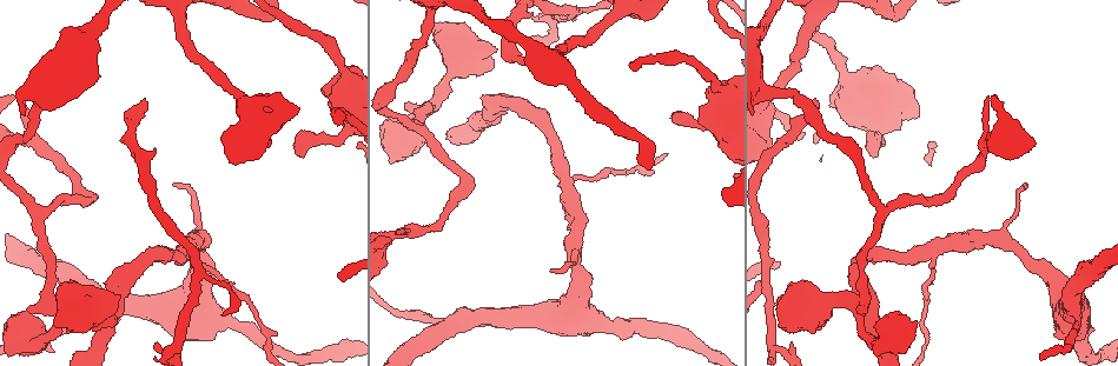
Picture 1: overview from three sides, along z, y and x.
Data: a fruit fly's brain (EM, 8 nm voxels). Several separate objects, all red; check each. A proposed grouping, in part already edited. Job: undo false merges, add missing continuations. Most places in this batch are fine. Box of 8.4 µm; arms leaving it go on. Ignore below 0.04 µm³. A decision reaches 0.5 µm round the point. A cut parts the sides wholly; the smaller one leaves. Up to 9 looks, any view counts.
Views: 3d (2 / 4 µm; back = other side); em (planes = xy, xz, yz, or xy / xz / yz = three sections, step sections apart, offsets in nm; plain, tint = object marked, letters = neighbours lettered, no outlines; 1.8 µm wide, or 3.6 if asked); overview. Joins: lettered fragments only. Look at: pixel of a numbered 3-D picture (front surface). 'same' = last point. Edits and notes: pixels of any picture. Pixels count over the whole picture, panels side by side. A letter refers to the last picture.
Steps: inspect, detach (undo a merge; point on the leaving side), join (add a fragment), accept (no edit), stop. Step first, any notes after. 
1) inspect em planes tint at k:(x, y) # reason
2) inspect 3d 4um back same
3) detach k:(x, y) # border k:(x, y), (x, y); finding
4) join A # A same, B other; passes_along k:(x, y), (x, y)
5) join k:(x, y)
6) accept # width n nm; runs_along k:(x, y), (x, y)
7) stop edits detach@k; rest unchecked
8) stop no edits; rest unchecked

inspect 3d 2um at 1:(988, 97) # free end

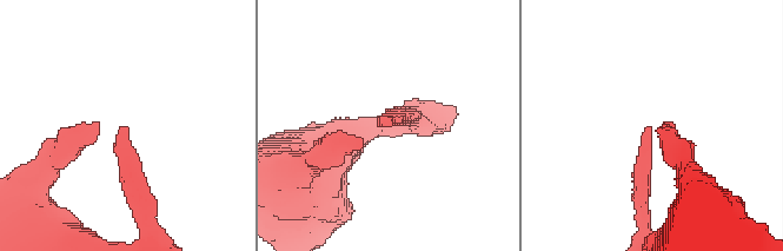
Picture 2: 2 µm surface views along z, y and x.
inspect em planes letters at 2:(385, 125)

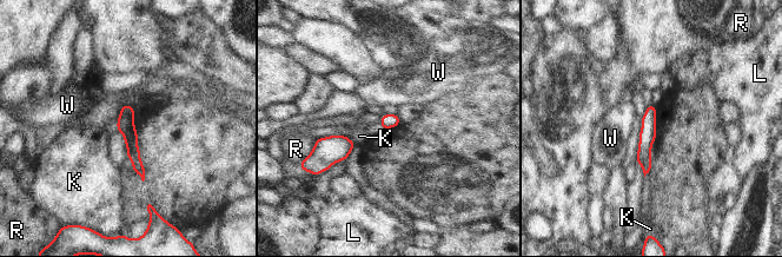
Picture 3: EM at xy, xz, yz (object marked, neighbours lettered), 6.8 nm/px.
accept # longest_contact K 90 nm; K other, L other, R other, W other; runs_along 3:(126, 107), (126, 129), (141, 173); none of them fits

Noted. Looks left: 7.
inspect em xz step 16 letters at 1:(143, 101) # branch stops here

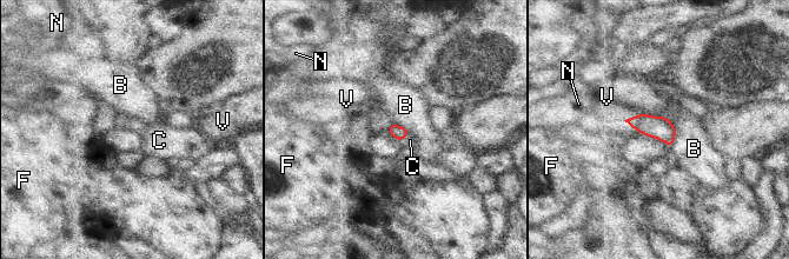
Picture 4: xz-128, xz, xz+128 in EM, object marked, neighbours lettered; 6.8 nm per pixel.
join C # longest_contact V 300 nm; B other, C same, F other, N other, V other; passes_along 4:(398, 132), (404, 135), (410, 140); the cell continues

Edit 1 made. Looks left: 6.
inspect 3d 2um at 1:(535, 38) # tapers out

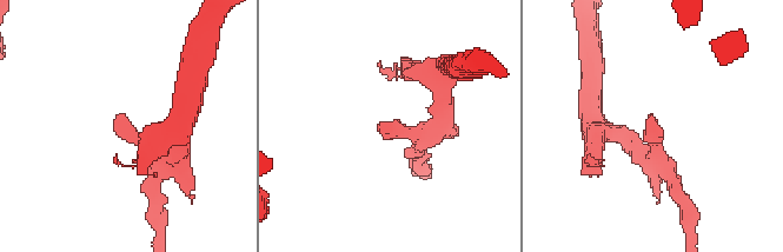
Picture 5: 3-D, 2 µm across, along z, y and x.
inspect em planes letters at 5:(115, 114) # need the tissue

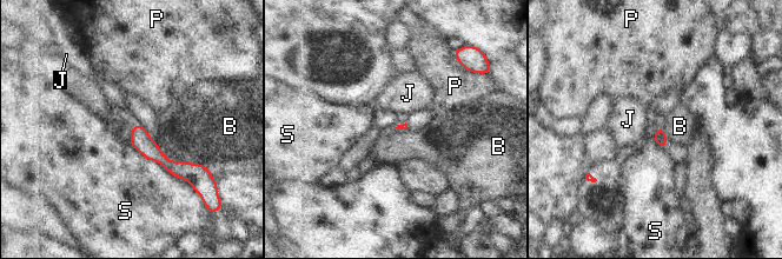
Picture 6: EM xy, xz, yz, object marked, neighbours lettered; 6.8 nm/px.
accept # B other, J other, P other, S other; border 6:(184, 160), (204, 166); no lettered fragment goes on from it

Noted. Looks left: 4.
inspect em planes letters at 1:(300, 155) # branch stops here

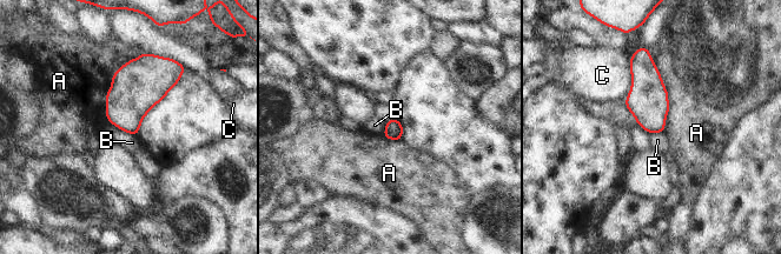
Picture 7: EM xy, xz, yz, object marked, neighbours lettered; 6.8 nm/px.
accept # A other, B other, C other; border 7:(105, 118), (119, 128), (136, 135); no lettered fragment goes on from it

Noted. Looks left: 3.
stop edits join@4; rest unchecked

